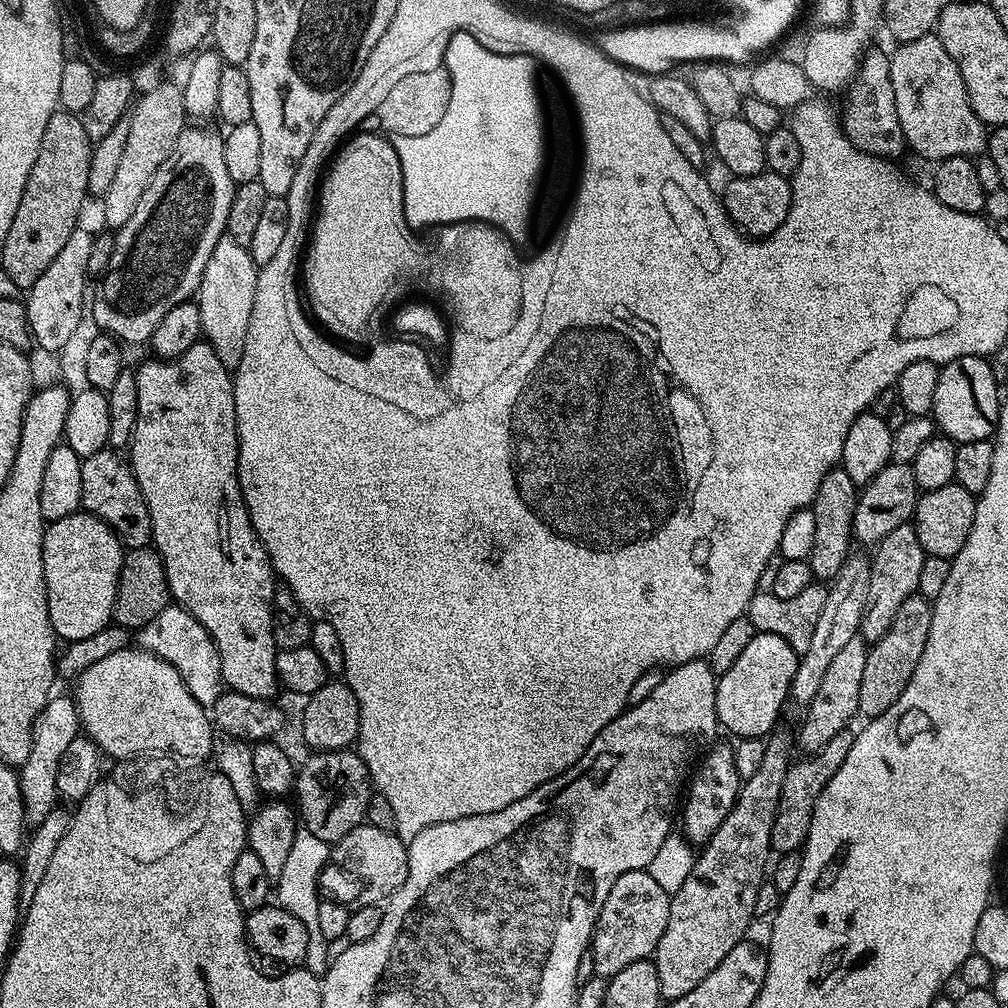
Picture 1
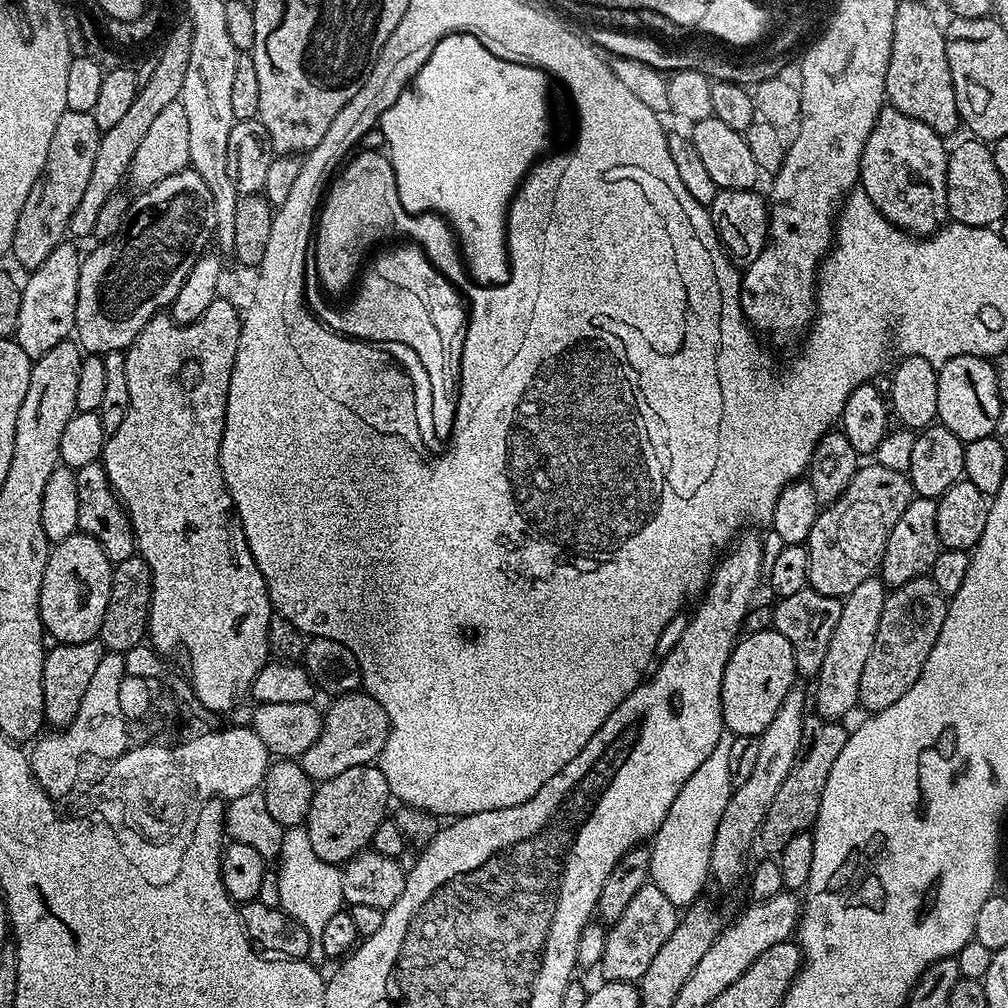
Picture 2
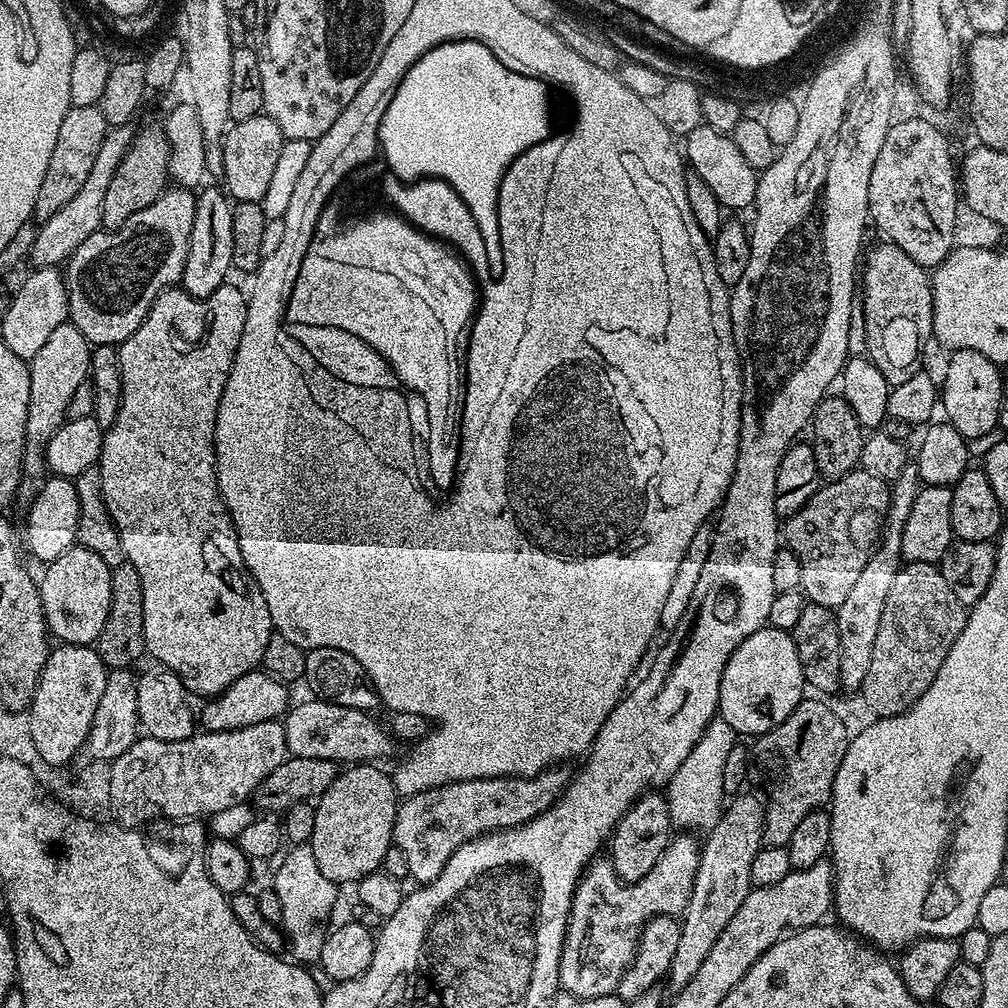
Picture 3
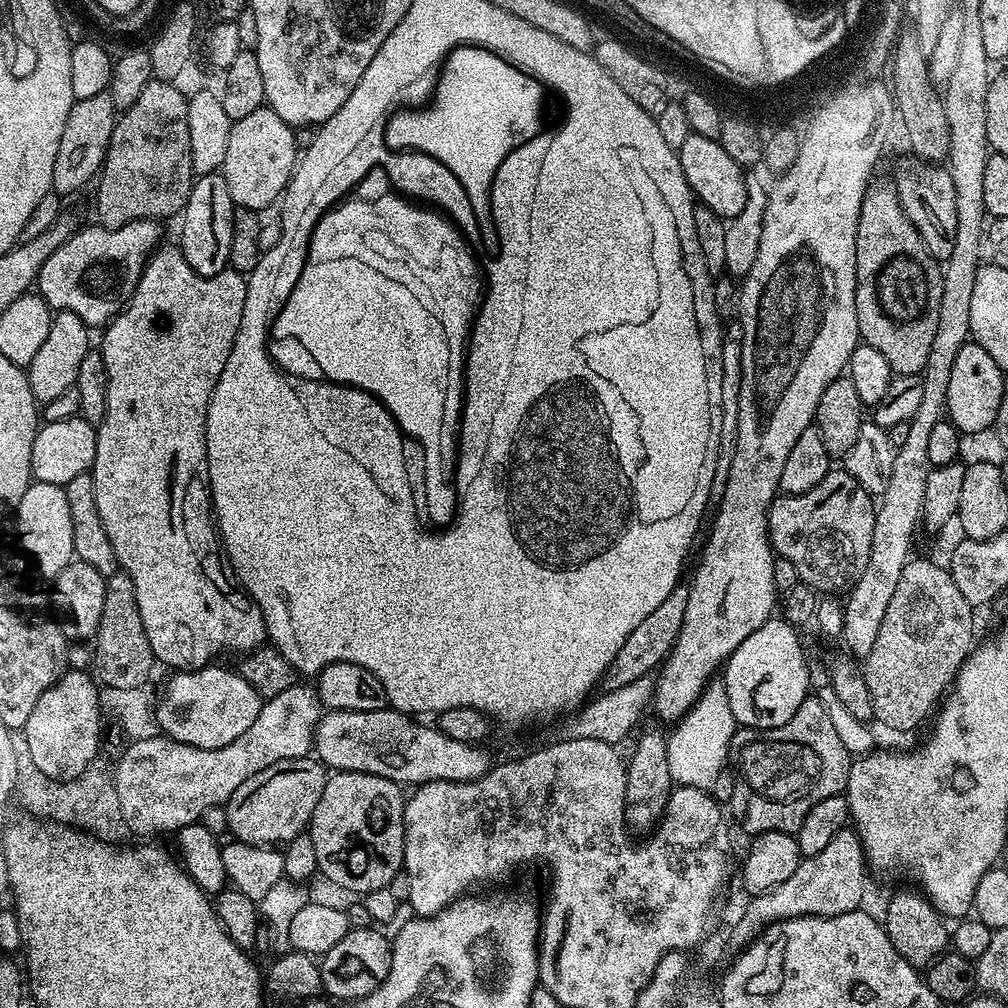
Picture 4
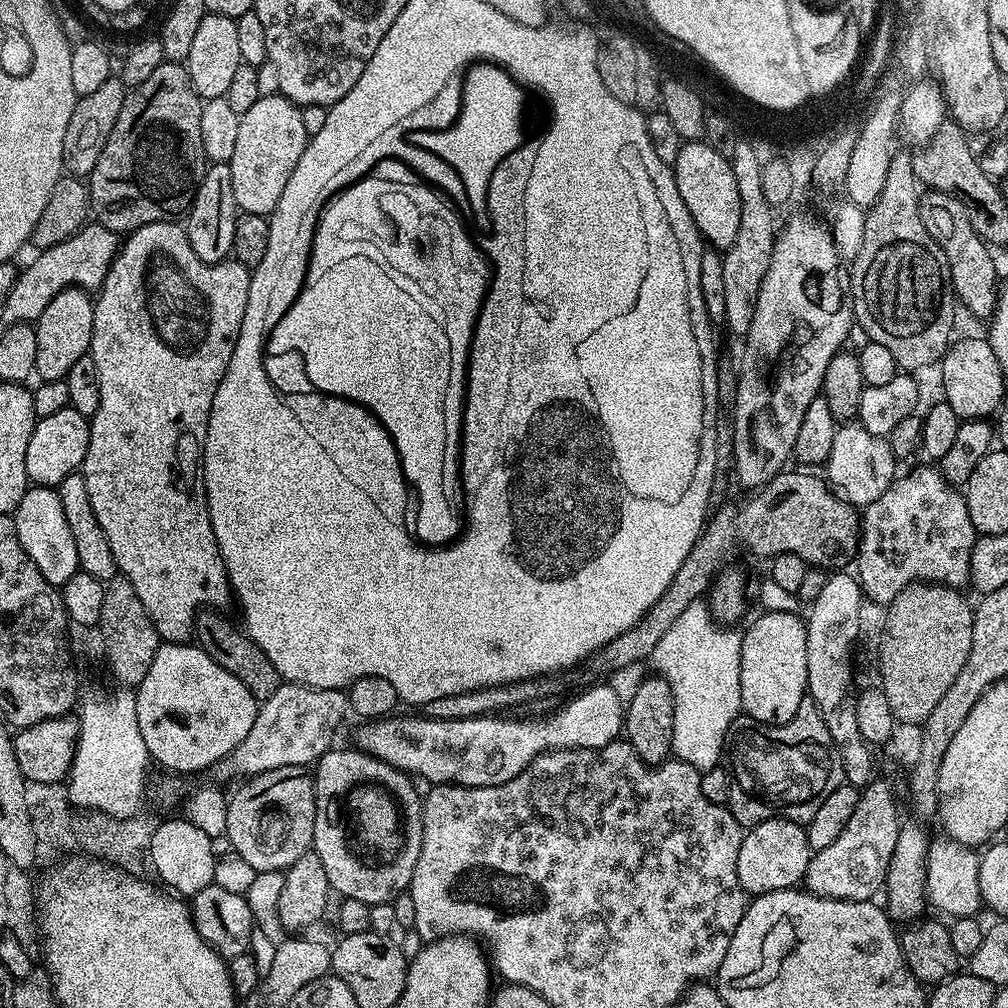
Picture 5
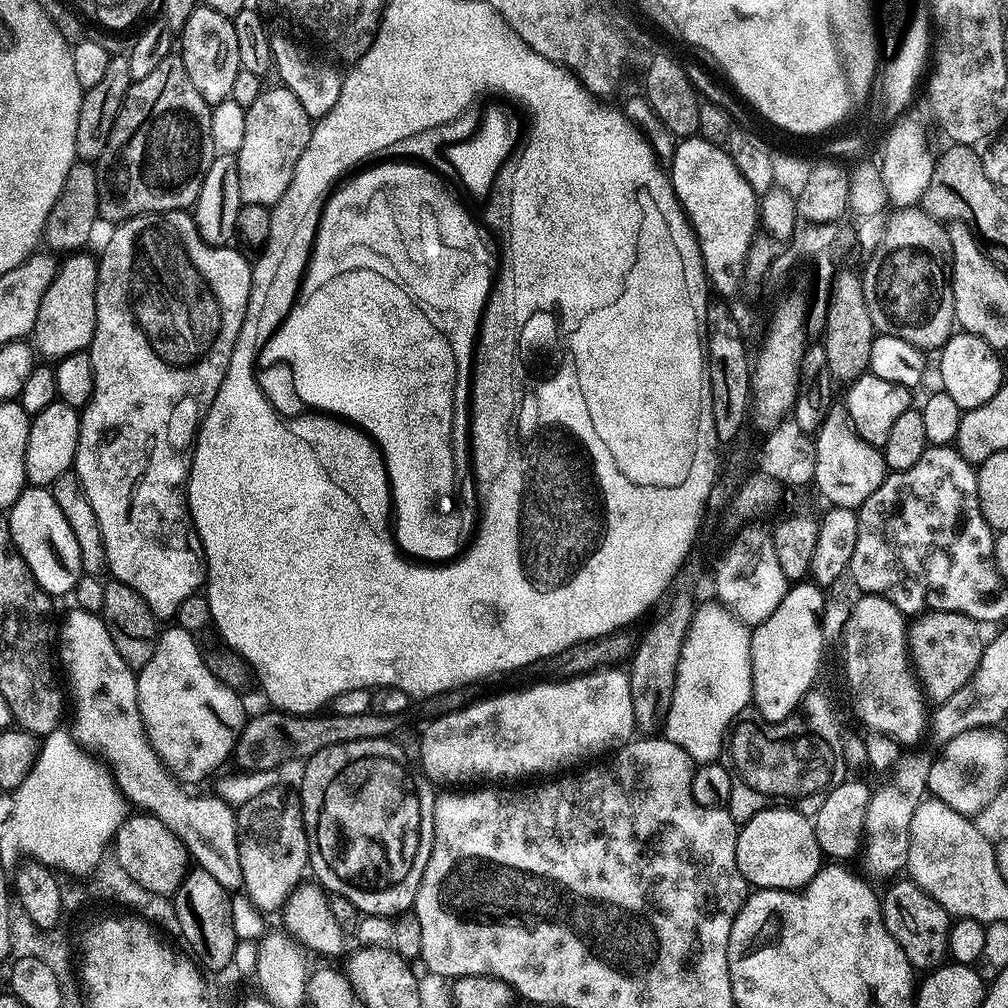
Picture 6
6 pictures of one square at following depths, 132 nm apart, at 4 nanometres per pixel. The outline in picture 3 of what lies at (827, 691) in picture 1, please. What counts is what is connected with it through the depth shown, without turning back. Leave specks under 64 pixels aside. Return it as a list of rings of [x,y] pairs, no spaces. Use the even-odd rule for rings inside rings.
[[[910,462],[902,474],[891,481],[888,517],[884,519],[882,539],[876,546],[872,557],[862,569],[862,575],[854,582],[846,602],[835,609],[838,622],[838,650],[840,651],[840,687],[863,689],[866,670],[870,670],[870,658],[874,651],[874,638],[878,634],[878,622],[882,622],[882,606],[886,606],[886,594],[894,586],[894,578],[902,567],[902,530],[906,528],[906,518],[914,506],[914,498],[920,493],[920,478],[916,474],[915,463]]]

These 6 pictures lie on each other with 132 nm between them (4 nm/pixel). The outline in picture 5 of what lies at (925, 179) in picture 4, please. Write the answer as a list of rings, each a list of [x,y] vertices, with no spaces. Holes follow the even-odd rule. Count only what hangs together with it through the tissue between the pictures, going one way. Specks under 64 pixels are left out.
[[[925,191],[920,198],[920,217],[934,242],[946,254],[946,262],[952,271],[952,290],[961,301],[968,300],[968,308],[976,316],[991,317],[998,295],[996,264],[992,261],[989,245],[970,226],[964,203],[945,192]]]

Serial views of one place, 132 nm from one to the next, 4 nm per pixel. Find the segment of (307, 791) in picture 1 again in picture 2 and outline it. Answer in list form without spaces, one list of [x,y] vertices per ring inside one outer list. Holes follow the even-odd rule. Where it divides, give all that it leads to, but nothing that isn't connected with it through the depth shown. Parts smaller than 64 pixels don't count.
[[[375,763],[354,766],[350,770],[338,774],[335,778],[319,781],[315,785],[306,827],[310,836],[310,843],[314,852],[322,862],[343,866],[353,860],[359,852],[365,851],[371,845],[374,838],[374,830],[389,815],[388,800],[390,793],[386,786],[386,778],[382,770]]]

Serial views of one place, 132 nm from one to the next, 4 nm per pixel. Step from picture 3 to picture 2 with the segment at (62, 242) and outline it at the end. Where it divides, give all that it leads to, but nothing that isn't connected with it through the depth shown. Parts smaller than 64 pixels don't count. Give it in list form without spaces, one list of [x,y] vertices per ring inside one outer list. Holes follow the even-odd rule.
[[[177,23],[172,28],[170,36],[164,38],[159,45],[161,46],[160,56],[155,57],[156,65],[154,74],[150,74],[150,82],[136,91],[134,106],[130,106],[129,112],[115,126],[110,126],[110,130],[102,133],[98,146],[98,158],[94,158],[94,170],[90,173],[90,183],[86,186],[86,194],[82,194],[82,202],[78,202],[78,210],[74,210],[70,218],[68,230],[73,237],[75,235],[86,236],[86,238],[92,236],[94,222],[98,222],[98,214],[103,204],[121,191],[120,183],[125,183],[134,153],[142,142],[142,134],[150,130],[150,125],[154,122],[154,118],[158,118],[158,113],[166,106],[170,106],[170,102],[180,99],[180,91],[186,82],[186,62],[190,62],[191,37],[192,30],[187,23]]]

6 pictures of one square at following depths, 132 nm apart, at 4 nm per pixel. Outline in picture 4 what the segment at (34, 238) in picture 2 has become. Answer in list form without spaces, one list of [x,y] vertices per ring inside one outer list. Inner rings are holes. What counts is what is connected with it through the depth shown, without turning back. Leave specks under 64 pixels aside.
[[[107,92],[94,94],[94,98],[75,101],[66,114],[66,126],[62,126],[62,142],[58,142],[58,158],[54,158],[52,192],[67,198],[71,192],[91,185],[104,167],[104,159],[110,146],[112,131],[118,119],[116,103]]]

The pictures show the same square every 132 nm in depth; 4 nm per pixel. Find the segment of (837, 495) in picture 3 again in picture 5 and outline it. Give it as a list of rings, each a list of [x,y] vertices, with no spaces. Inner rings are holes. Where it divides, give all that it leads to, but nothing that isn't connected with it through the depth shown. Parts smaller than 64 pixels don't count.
[[[785,470],[749,496],[752,497],[737,512],[732,502],[715,509],[690,554],[686,554],[686,562],[678,566],[674,582],[666,586],[662,598],[650,606],[650,610],[633,628],[618,634],[618,638],[605,644],[598,654],[586,657],[575,668],[555,674],[434,698],[434,702],[423,705],[423,715],[430,720],[472,720],[476,716],[495,715],[519,704],[532,704],[539,696],[560,696],[567,688],[580,690],[591,686],[603,677],[600,676],[603,672],[620,672],[631,664],[640,664],[643,660],[645,663],[658,642],[662,642],[666,630],[678,622],[682,610],[686,610],[690,602],[701,599],[711,589],[716,577],[729,567],[728,559],[736,548],[736,540],[756,556],[771,558],[778,554],[798,554],[798,558],[820,570],[843,569],[844,563],[855,557],[860,542],[861,517],[853,505],[842,502],[842,498],[834,495],[821,477],[819,480],[804,472]]]

